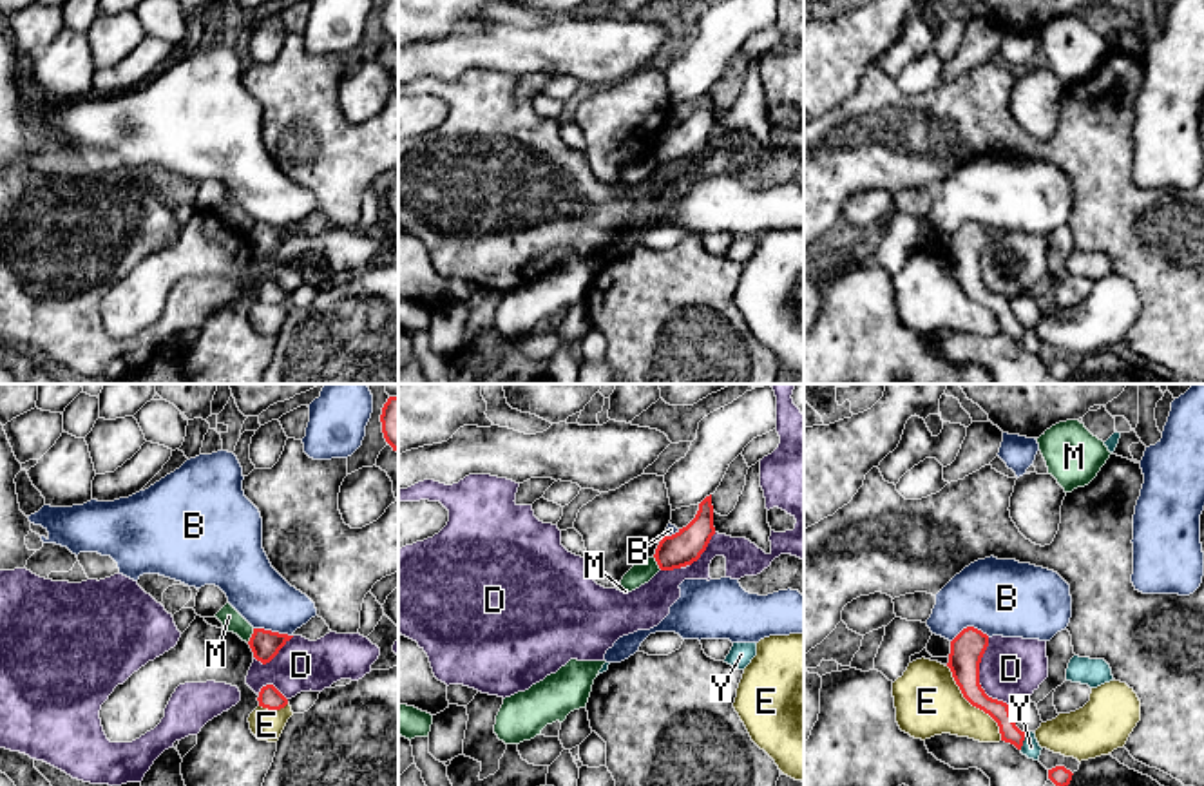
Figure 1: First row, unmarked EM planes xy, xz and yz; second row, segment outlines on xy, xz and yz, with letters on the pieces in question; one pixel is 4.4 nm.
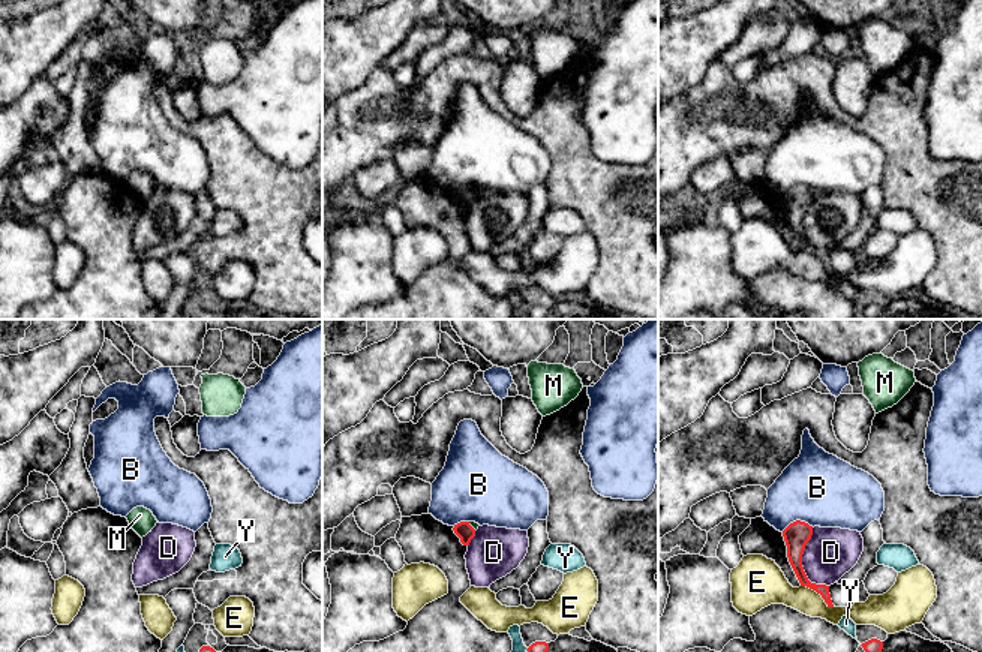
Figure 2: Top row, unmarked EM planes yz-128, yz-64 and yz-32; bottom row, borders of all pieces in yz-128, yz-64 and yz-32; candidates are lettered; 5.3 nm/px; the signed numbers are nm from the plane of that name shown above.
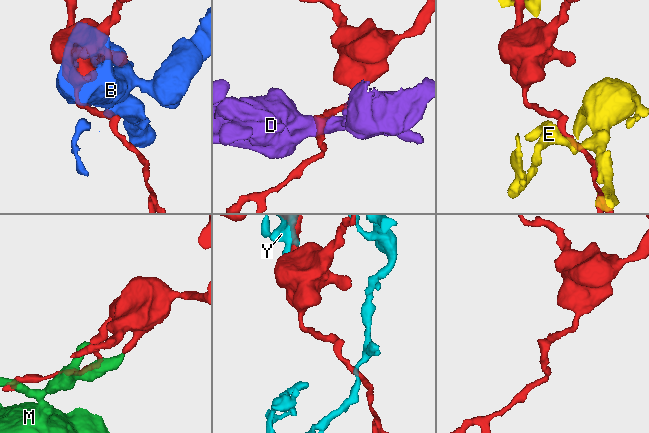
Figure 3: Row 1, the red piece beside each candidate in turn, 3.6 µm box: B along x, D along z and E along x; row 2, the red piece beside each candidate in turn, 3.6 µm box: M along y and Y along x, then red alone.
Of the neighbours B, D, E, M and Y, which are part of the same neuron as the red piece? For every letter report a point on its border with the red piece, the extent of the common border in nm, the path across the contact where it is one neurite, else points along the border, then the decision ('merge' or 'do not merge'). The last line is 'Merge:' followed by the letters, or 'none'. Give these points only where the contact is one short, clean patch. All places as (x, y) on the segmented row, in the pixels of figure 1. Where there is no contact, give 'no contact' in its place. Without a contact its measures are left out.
B: xy (274, 632) | 180 nm | do not merge
D: yz (978, 676) | 320 nm | do not merge
E: yz (973, 705) | 420 nm | do not merge
M: xy (252, 636) | 70 nm | do not merge
Y: yz (1023, 739) | 80 nm | do not merge
Merge: none

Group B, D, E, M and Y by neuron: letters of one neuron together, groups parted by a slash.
B / D / E / M / Y

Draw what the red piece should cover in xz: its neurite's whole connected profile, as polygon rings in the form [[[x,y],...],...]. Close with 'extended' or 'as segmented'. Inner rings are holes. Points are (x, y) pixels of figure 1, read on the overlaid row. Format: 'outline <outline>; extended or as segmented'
outline [[[712,494],[699,503],[695,518],[672,536],[664,536],[655,549],[655,561],[661,570],[674,570],[692,565],[706,551],[713,527]]]; as segmented

